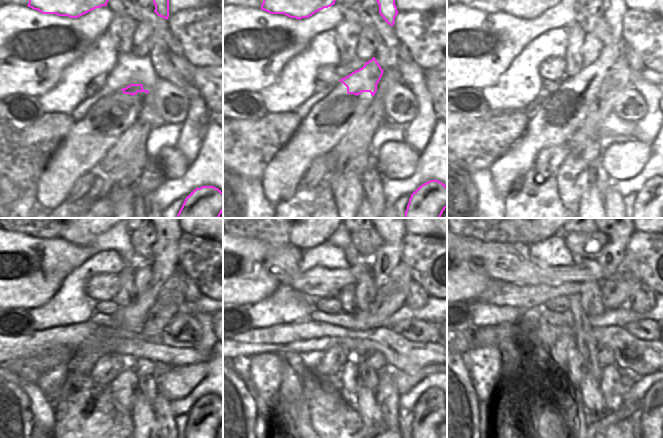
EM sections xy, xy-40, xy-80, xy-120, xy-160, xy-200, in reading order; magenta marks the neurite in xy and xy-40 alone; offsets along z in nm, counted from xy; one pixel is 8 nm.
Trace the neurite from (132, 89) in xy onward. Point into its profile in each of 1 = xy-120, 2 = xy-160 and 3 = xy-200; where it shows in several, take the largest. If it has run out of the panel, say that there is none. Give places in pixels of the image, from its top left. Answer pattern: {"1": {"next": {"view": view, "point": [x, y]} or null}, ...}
{"1": {"next": {"view": "xy-120", "point": [163, 262]}}, "2": {"next": {"view": "xy-160", "point": [388, 255]}}, "3": {"next": {"view": "xy-200", "point": [613, 252]}}}

